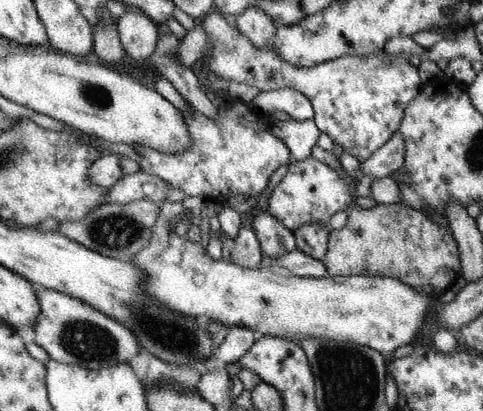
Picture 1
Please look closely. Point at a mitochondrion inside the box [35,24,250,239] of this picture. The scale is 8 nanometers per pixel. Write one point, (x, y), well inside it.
(97, 96)

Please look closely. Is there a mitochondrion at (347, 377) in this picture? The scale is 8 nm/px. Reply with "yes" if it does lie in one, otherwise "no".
yes

